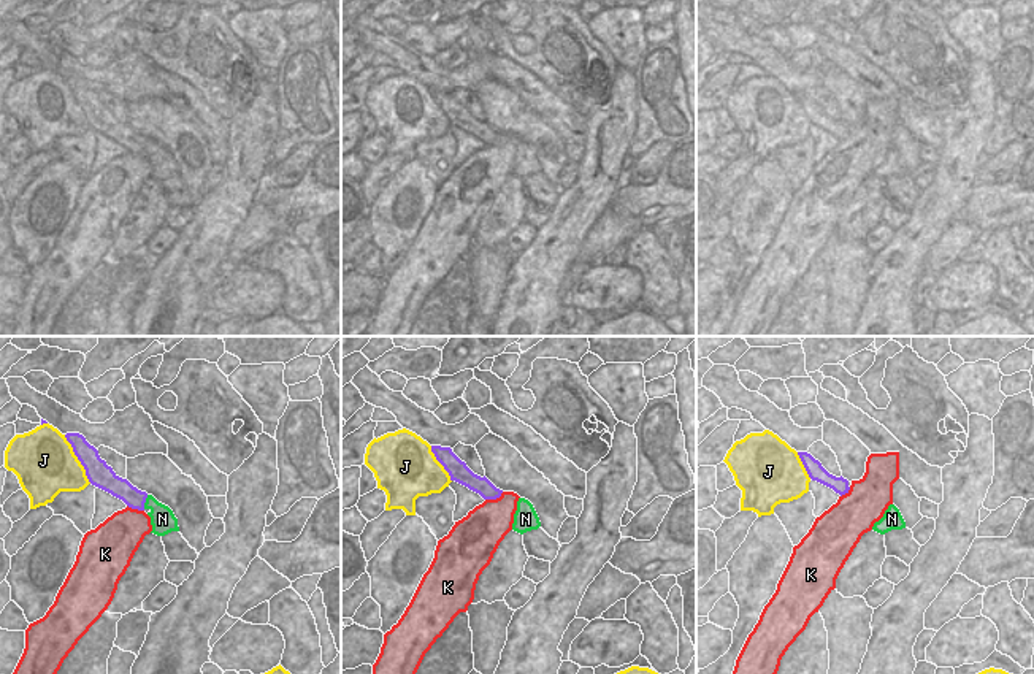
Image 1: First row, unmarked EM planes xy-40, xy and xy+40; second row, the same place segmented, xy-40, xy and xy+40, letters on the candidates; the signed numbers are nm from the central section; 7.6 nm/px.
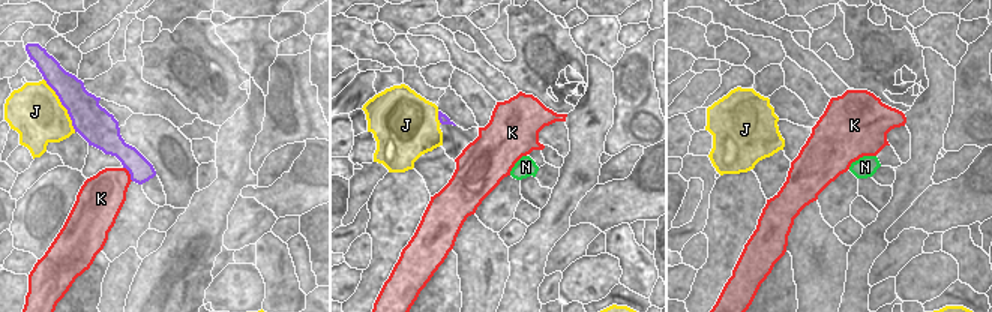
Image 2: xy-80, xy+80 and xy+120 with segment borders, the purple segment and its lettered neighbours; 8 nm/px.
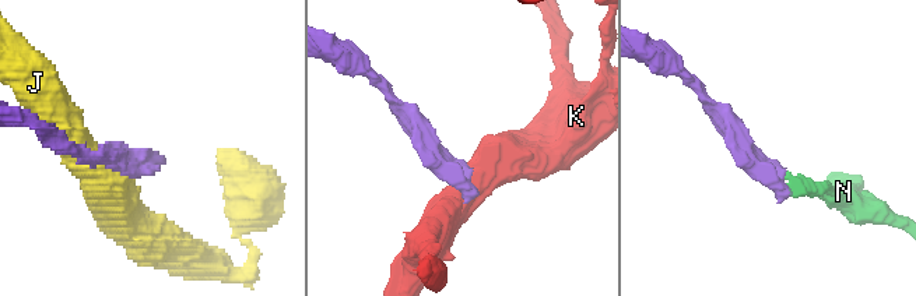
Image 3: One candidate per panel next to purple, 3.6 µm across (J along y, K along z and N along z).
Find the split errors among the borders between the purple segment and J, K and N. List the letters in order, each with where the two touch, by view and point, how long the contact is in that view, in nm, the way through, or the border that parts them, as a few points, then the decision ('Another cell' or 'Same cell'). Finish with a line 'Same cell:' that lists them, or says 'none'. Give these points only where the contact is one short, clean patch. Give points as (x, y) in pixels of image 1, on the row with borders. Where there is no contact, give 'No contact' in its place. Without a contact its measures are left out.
J: Touches purple at xy-40 (78, 459). Shared border 420 nm. Another cell
K: Touches purple at xy (494, 498). Shared border 160 nm. Boundary: xy (503, 492), (495, 498), (486, 500). Another cell
N: Touches purple at xy-40 (145, 501). Shared border 110 nm. Path across: xy-40 (122, 489), (134, 498), (145, 501), (162, 519). Same cell
Same cell: N

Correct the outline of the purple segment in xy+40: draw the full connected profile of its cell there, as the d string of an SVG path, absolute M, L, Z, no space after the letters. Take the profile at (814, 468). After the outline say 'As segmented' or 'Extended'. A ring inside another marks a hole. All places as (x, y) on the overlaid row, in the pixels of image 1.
M798 452L809 477L812 481L817 481L829 488L833 488L836 493L839 493L841 496L848 493L850 487L848 487L848 481L841 477L836 477L833 474L829 474L818 460L815 460L810 454L807 452Z. As segmented

